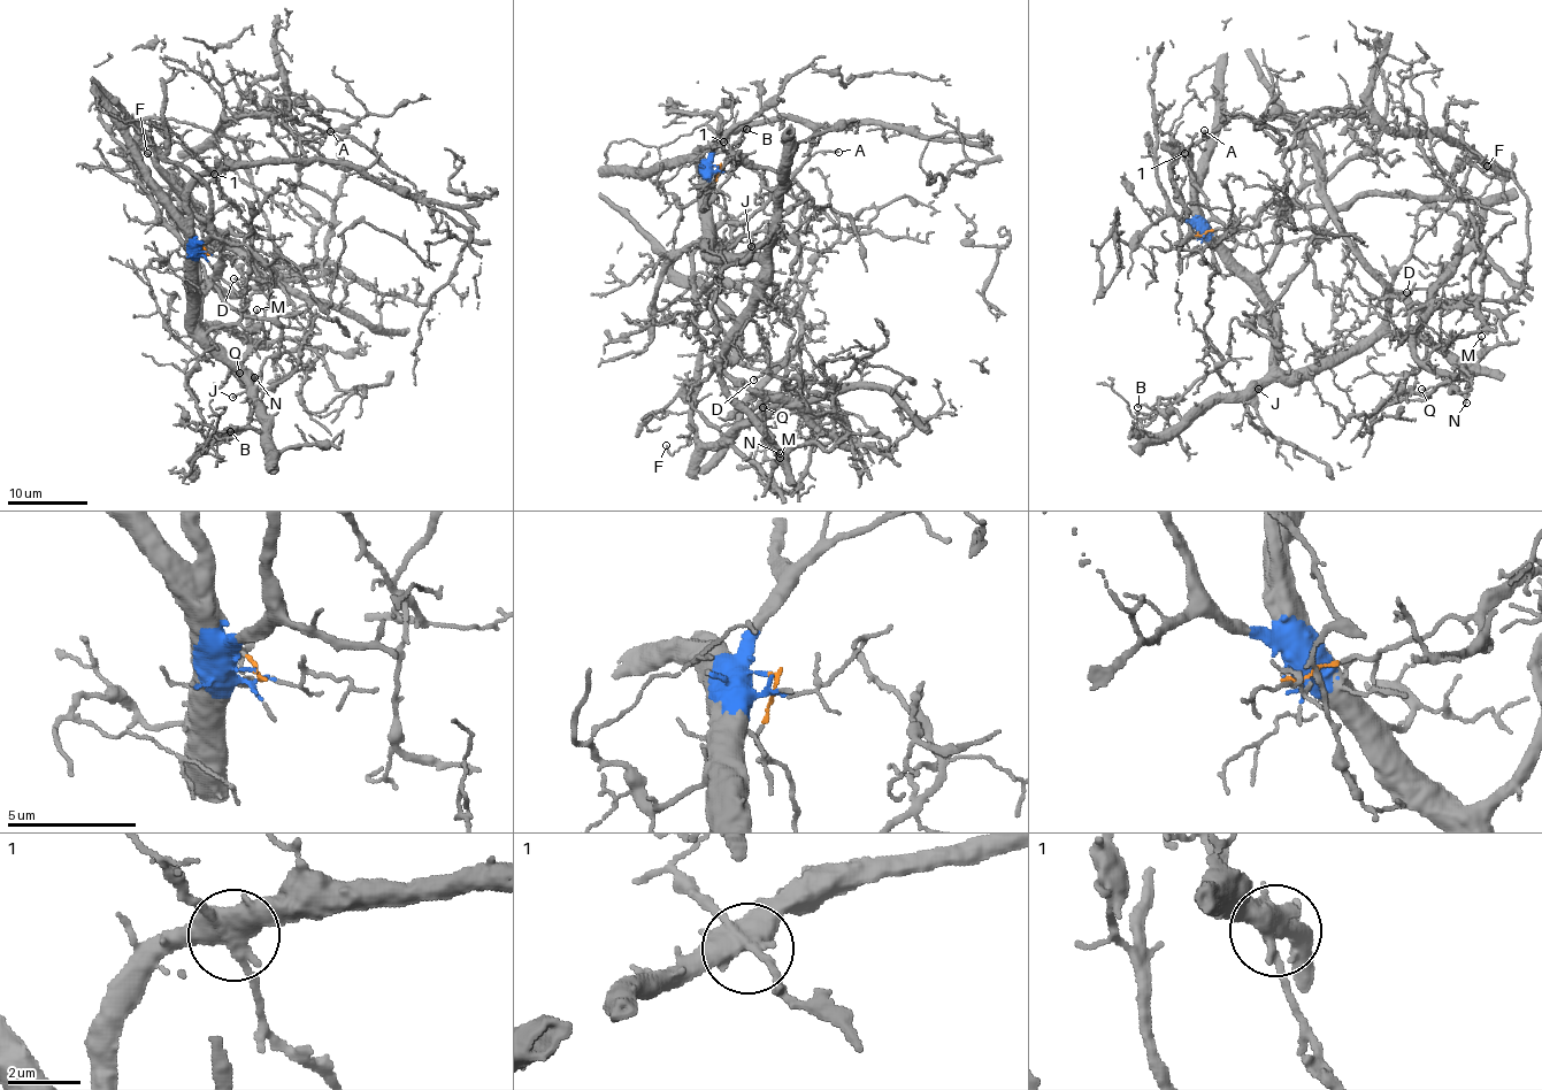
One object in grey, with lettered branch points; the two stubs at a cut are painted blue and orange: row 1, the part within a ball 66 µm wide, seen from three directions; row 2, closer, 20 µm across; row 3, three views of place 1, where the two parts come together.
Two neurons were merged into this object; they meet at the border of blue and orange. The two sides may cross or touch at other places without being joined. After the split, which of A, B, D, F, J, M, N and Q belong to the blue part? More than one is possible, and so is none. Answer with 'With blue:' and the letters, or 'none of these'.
With blue: A, B, J, M, N, Q

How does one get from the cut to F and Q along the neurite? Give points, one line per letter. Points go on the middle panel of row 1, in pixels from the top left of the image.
F: (718, 164), (713, 187), (725, 220), (695, 252), (692, 268), (700, 339), (695, 436), (672, 454), (666, 445)
Q: (718, 164), (712, 251), (761, 268), (721, 383), (773, 443), (762, 407)

